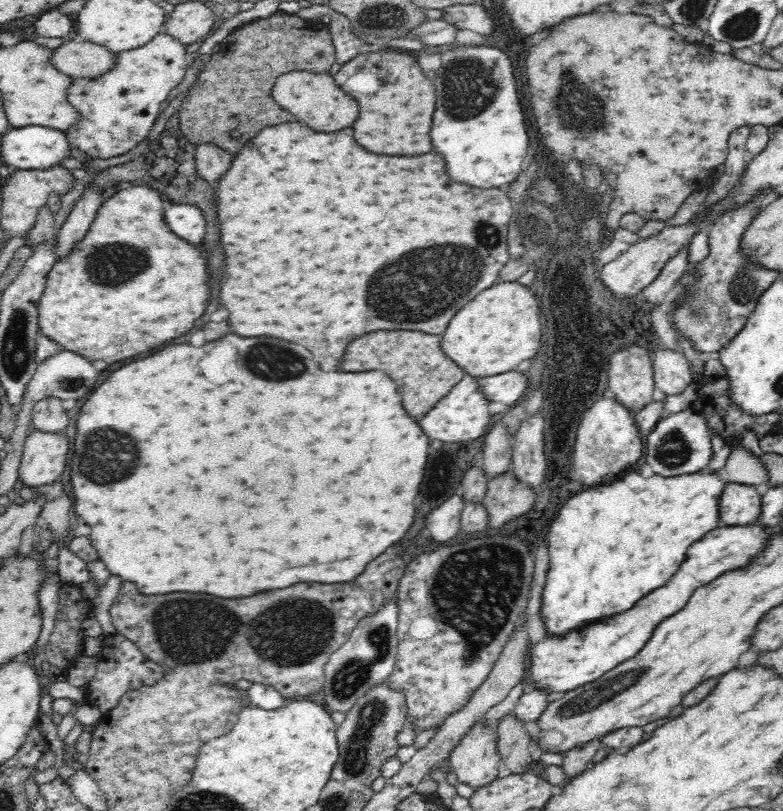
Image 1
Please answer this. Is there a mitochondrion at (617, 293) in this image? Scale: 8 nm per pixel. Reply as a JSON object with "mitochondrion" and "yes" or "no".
{"mitochondrion":"no"}

